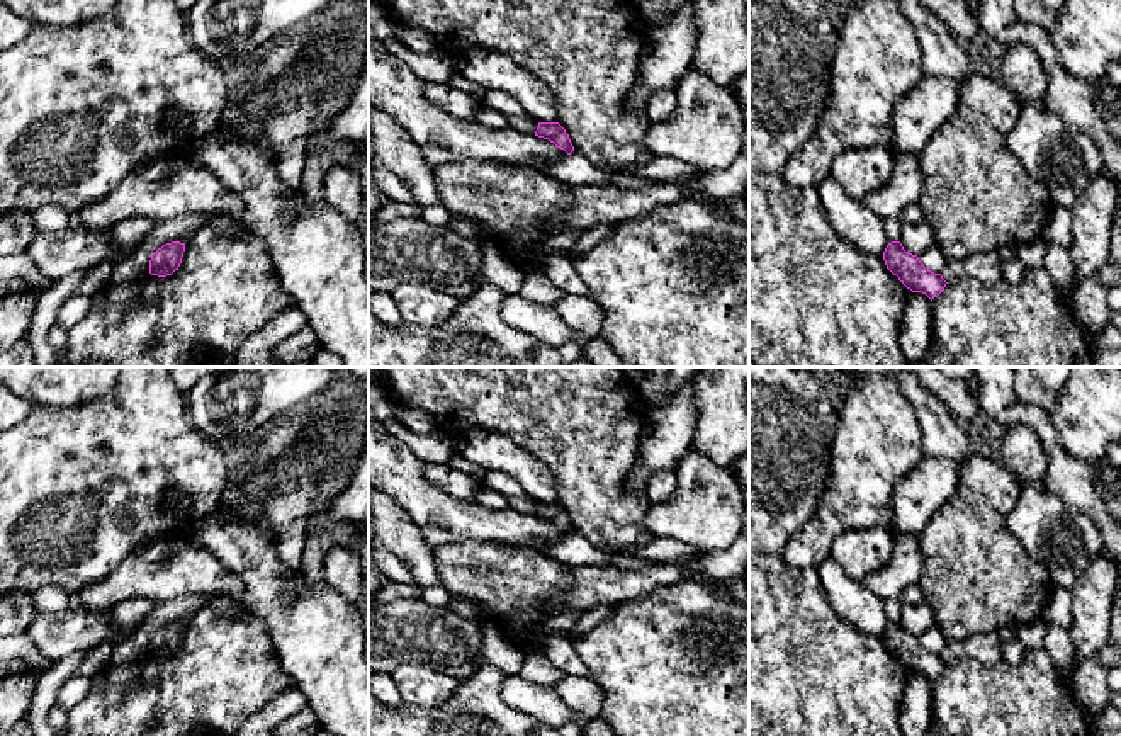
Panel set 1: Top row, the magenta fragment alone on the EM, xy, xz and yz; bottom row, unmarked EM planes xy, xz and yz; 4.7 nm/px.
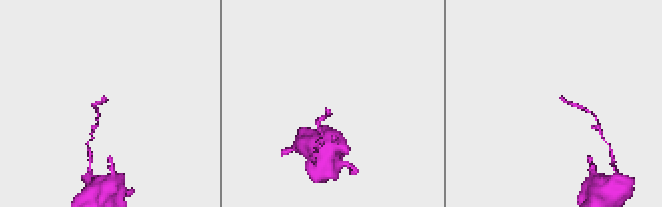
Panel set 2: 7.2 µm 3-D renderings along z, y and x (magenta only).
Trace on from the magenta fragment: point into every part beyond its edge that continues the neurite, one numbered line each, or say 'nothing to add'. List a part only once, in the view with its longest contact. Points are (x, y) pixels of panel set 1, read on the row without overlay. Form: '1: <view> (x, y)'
nothing to add

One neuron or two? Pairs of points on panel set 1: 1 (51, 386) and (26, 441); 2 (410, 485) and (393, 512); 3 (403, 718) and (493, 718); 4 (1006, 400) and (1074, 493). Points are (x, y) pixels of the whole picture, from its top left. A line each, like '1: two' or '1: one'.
1: two
2: two
3: one
4: one

